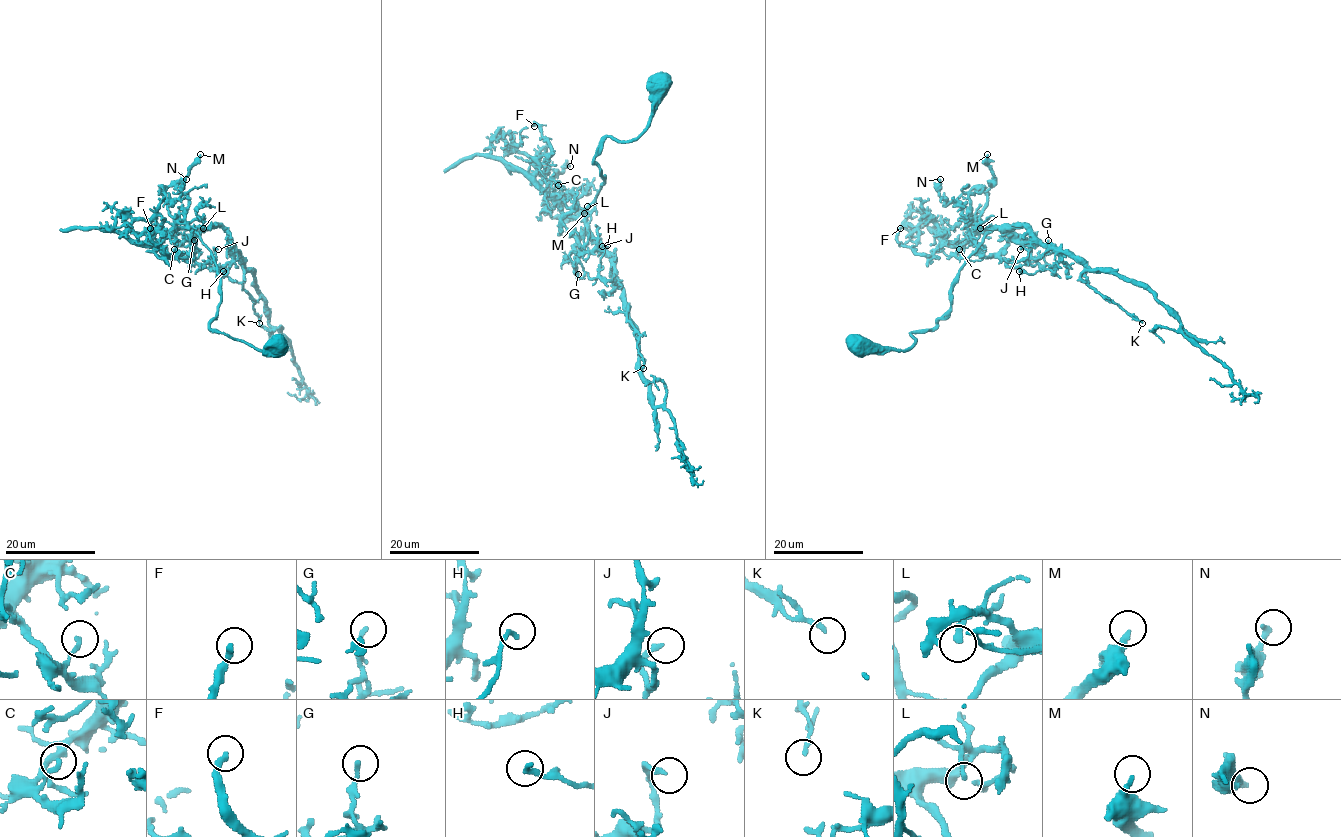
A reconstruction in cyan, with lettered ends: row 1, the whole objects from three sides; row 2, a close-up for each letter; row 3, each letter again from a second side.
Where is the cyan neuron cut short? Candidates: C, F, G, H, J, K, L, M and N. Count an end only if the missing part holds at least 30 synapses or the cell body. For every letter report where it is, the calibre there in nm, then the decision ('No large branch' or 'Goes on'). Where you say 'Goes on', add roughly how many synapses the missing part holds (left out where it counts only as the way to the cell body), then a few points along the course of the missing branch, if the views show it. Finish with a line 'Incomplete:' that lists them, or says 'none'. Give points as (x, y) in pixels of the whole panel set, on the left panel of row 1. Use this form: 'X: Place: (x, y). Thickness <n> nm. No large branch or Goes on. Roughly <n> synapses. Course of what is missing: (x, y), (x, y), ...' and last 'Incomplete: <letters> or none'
C: Place: (174, 249). Thickness 140 nm. No large branch
F: Place: (150, 228). Thickness 280 nm. No large branch
G: Place: (194, 240). Thickness 160 nm. No large branch
H: Place: (223, 271). Thickness 220 nm. No large branch
J: Place: (218, 249). Thickness 180 nm. No large branch
K: Place: (259, 323). Thickness 190 nm. No large branch
L: Place: (203, 228). Thickness 220 nm. No large branch
M: Place: (200, 154). Thickness 240 nm. No large branch
N: Place: (186, 179). Thickness 240 nm. No large branch
Incomplete: none

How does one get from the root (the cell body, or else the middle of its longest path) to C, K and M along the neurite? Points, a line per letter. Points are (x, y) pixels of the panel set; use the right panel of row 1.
C: (862, 350), (906, 350), (911, 333), (934, 327), (959, 268), (990, 229), (959, 249)
K: (862, 350), (906, 350), (911, 333), (934, 327), (995, 227), (1026, 227), (1069, 251), (1085, 281), (1142, 323)
M: (862, 350), (906, 350), (950, 308), (953, 279), (990, 230), (977, 222), (992, 187), (987, 154)

